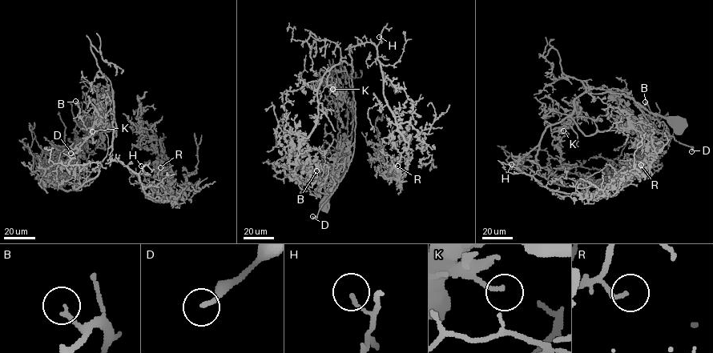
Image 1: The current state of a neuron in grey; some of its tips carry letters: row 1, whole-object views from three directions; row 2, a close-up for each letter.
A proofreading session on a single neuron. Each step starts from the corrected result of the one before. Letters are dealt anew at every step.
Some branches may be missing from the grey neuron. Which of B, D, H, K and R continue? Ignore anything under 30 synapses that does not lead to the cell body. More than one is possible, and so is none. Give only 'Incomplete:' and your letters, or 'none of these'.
Incomplete: none of these

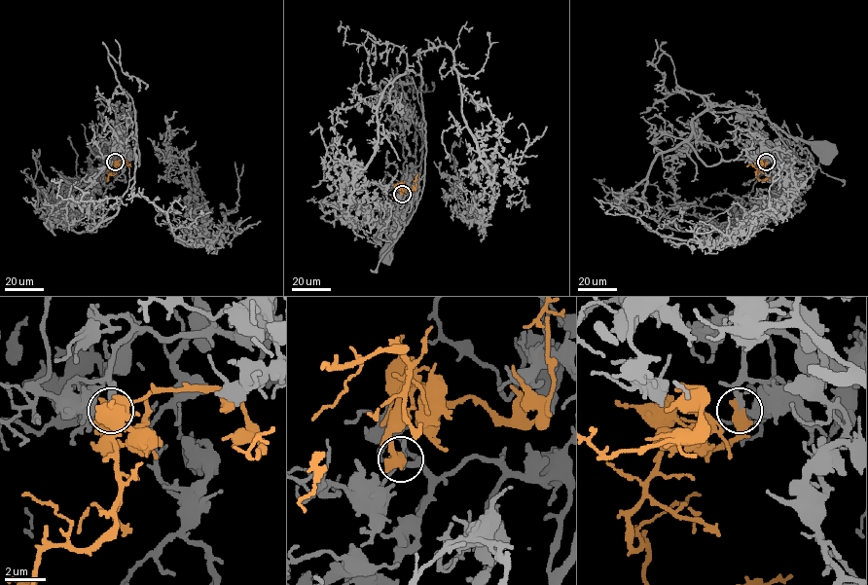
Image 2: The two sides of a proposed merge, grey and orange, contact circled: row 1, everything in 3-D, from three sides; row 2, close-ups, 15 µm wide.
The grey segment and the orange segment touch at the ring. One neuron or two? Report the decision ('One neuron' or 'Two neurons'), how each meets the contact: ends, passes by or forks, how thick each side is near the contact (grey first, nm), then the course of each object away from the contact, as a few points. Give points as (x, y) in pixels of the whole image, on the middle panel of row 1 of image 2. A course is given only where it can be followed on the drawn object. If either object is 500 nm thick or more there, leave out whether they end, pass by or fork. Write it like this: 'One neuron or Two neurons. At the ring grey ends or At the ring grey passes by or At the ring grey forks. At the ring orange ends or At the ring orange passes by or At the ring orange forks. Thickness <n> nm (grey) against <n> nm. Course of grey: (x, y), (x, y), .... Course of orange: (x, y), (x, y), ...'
One neuron. Thickness 280 nm (grey) against 600 nm. Course of grey: (402, 194), (415, 195), (419, 190), (422, 192), (426, 147), (423, 116), (415, 198), (388, 252). Course of orange: (402, 194), (402, 183), (394, 185), (392, 199)

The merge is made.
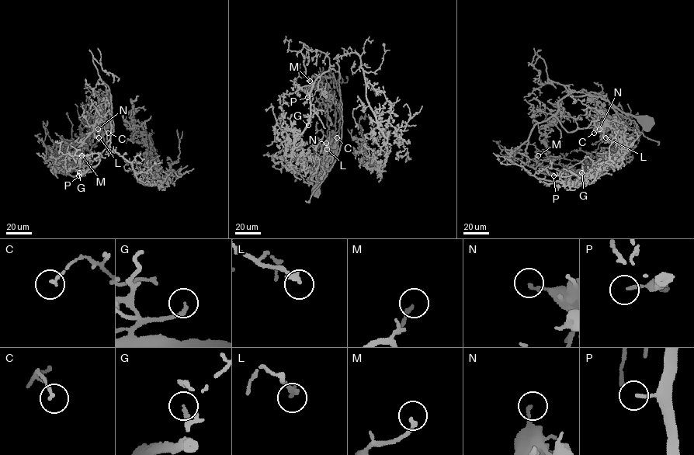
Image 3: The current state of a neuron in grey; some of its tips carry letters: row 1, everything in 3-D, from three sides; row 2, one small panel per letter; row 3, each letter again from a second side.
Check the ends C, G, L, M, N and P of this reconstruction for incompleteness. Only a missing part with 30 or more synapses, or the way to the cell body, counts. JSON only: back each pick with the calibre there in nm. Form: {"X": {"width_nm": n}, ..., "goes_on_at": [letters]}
{"G": {"width_nm": 190}, "M": {"width_nm": 190}, "P": {"width_nm": 160}, "goes_on_at": ["G", "M", "P"]}

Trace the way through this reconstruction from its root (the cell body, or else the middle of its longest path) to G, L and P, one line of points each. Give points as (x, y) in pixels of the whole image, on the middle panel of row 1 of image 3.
G: (317, 189), (318, 180), (332, 161), (339, 130), (340, 76), (333, 68), (314, 81), (310, 95), (308, 125)
L: (317, 189), (318, 180), (331, 164), (337, 148), (341, 98), (340, 148), (327, 151), (327, 144), (327, 149)
P: (317, 189), (318, 180), (331, 164), (337, 148), (339, 72), (330, 68), (322, 73), (307, 97)

